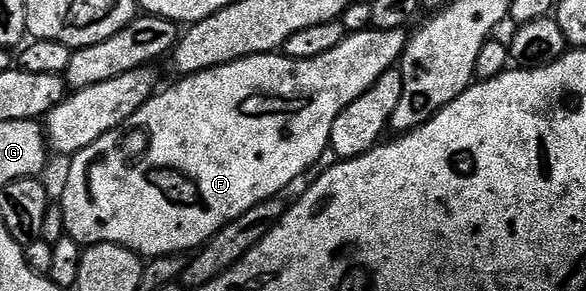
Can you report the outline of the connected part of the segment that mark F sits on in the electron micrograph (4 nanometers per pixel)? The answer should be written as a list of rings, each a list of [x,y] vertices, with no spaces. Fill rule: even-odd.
[[[372,27],[361,30],[360,33],[349,33],[339,43],[339,47],[331,47],[318,57],[311,59],[291,59],[280,52],[261,53],[257,57],[242,57],[240,61],[232,61],[226,65],[220,65],[214,69],[205,69],[202,73],[190,73],[182,76],[181,81],[174,83],[170,89],[162,88],[149,98],[142,109],[135,111],[131,119],[119,128],[105,133],[91,147],[72,154],[69,165],[69,174],[65,177],[65,190],[61,193],[59,204],[61,214],[65,220],[65,232],[75,238],[80,245],[123,245],[131,252],[145,259],[154,257],[171,257],[184,254],[184,249],[196,251],[209,240],[210,237],[221,230],[229,221],[239,219],[251,207],[255,207],[264,201],[272,201],[288,187],[292,181],[297,181],[324,153],[329,149],[331,139],[331,127],[335,127],[335,119],[363,91],[367,91],[379,79],[379,75],[386,73],[400,62],[401,55],[405,51],[406,34],[400,29],[374,29]]]

